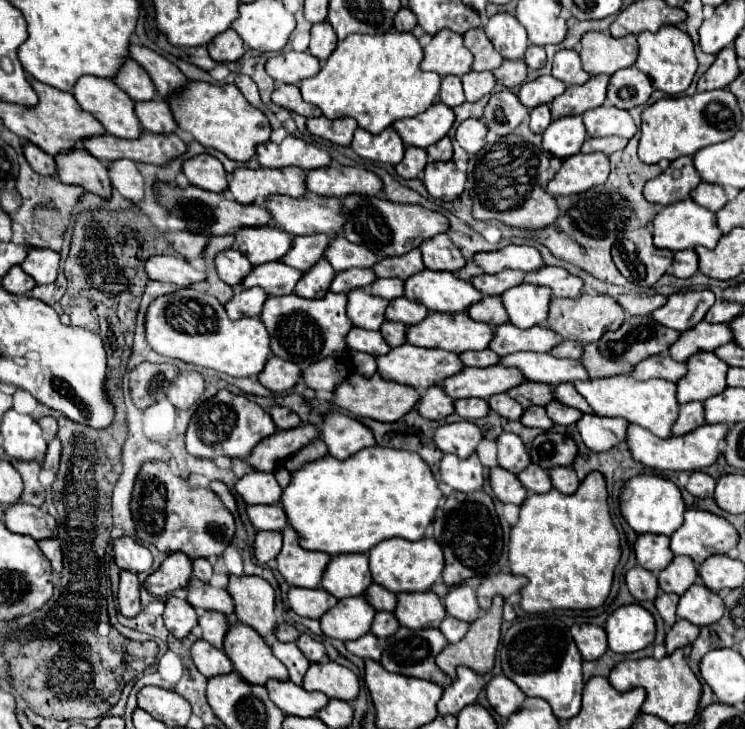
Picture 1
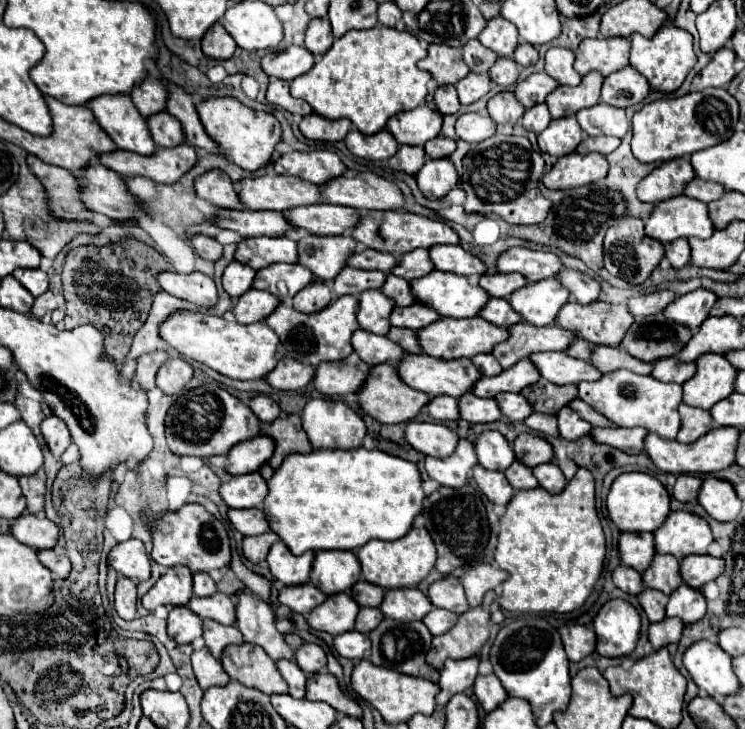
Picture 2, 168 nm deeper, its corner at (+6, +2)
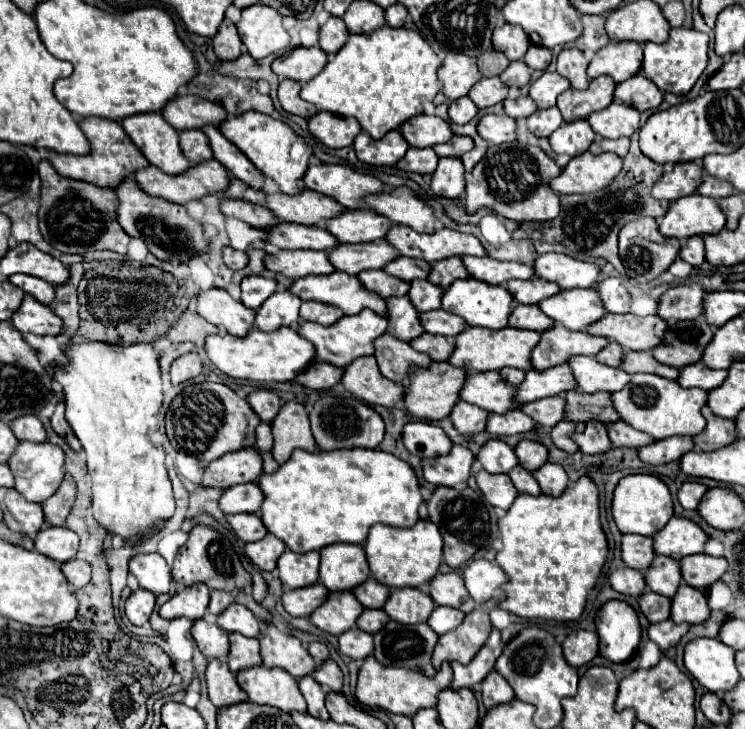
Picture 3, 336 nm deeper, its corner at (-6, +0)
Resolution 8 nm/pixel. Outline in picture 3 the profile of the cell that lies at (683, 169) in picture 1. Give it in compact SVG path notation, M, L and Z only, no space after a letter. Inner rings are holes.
M680 162L670 172L664 172L662 178L654 184L652 196L656 200L678 200L690 196L702 184L702 166L696 162Z

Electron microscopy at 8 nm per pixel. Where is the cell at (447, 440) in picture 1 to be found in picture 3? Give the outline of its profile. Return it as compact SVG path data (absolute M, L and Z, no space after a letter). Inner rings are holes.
M408 422L402 436L408 452L420 458L446 456L446 452L452 450L452 440L444 436L444 430L440 426L430 422Z

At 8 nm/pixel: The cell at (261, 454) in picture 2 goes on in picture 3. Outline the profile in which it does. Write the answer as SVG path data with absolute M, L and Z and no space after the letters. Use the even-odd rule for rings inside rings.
M244 448L210 462L202 484L226 490L236 484L256 482L258 476L262 476L262 454L256 448Z

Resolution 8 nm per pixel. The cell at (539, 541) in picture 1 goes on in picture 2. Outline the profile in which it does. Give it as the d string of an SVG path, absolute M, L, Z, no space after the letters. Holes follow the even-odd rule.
M578 468L574 478L566 484L566 488L560 494L548 494L544 488L516 492L512 500L508 502L504 516L500 518L498 548L494 554L496 566L510 574L510 578L502 582L498 604L504 610L510 610L515 614L544 612L564 615L571 613L576 608L580 608L590 596L596 580L600 578L604 554L606 554L606 538L596 514L594 478L590 470Z

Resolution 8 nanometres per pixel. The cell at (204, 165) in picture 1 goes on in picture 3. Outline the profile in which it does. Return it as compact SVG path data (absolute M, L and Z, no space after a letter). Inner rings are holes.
M224 198L222 204L220 204L220 210L222 214L226 216L236 216L238 220L254 226L254 228L268 228L272 224L278 224L276 216L272 216L272 212L264 206L258 206L258 204L252 204L252 202L246 202L246 200L236 200L236 198Z

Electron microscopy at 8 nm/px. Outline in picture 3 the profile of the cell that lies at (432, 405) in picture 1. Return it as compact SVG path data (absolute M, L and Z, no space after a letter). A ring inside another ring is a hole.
M458 400L450 412L450 420L454 424L454 428L460 434L474 434L474 432L482 432L486 426L486 416L488 412L482 408L476 408L464 400Z

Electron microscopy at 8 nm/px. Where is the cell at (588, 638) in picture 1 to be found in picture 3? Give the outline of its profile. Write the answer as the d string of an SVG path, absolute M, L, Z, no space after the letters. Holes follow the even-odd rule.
M576 630L568 634L568 638L562 644L564 658L568 660L568 664L576 668L592 662L598 656L598 646L600 646L600 638L596 632L590 630Z

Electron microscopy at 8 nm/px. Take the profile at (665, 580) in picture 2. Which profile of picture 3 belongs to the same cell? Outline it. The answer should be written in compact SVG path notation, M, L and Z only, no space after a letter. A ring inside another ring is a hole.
M656 556L652 566L648 568L648 572L644 574L644 578L652 592L672 598L682 584L680 562L668 558L668 556Z

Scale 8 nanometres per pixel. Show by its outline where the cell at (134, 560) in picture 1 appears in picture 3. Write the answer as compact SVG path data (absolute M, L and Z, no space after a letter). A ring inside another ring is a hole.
M136 554L130 564L130 572L136 576L140 588L154 594L168 592L170 588L170 566L160 554Z

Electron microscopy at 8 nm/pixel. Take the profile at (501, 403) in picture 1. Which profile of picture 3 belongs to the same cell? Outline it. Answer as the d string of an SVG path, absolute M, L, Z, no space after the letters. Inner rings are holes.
M552 396L552 398L540 398L528 404L522 404L520 410L526 412L538 426L542 428L552 428L558 424L564 416L564 398L562 396Z

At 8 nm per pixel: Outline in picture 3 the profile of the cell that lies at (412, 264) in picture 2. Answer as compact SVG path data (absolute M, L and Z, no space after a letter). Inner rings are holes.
M452 256L448 260L438 260L436 264L432 264L432 272L428 274L428 280L440 288L448 288L458 278L470 278L458 256Z

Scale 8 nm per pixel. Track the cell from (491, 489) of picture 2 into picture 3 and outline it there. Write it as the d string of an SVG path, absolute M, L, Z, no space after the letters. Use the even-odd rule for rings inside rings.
M480 470L476 474L476 482L480 492L492 506L508 510L518 496L512 480L508 480L508 474L490 474L486 470Z

